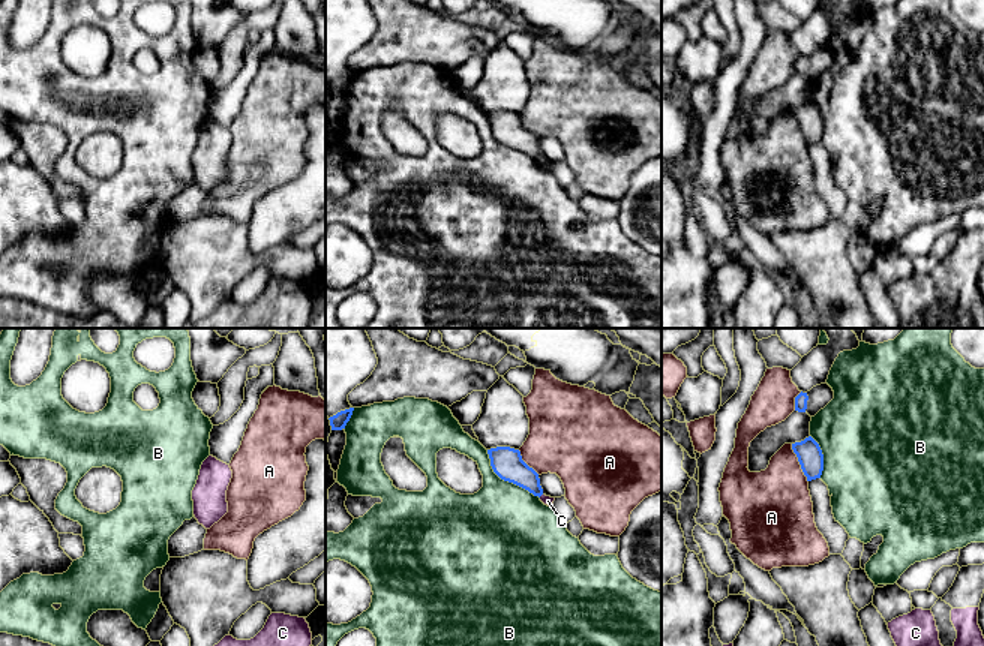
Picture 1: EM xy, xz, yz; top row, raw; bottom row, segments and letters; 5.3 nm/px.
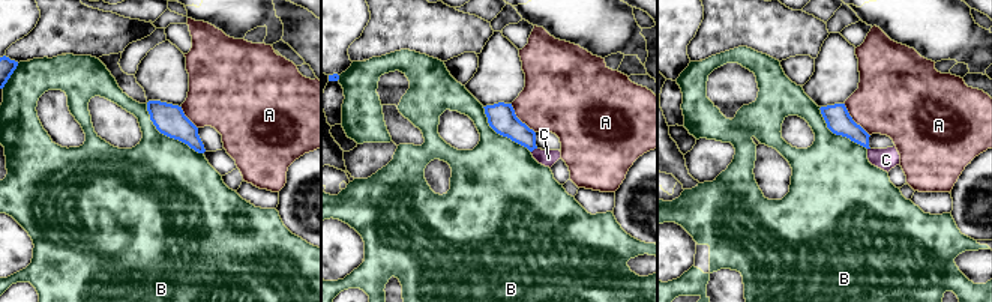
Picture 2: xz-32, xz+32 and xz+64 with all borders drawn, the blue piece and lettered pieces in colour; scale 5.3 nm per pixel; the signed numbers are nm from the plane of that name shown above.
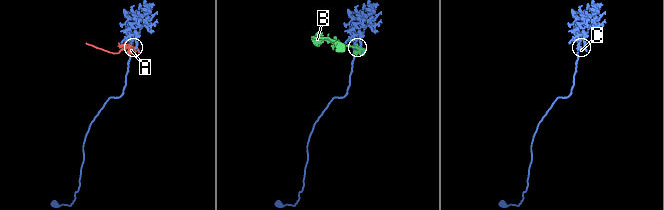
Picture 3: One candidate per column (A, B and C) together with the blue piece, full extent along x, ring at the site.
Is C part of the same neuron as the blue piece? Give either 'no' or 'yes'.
no

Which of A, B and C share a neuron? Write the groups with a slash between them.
A / B / C

